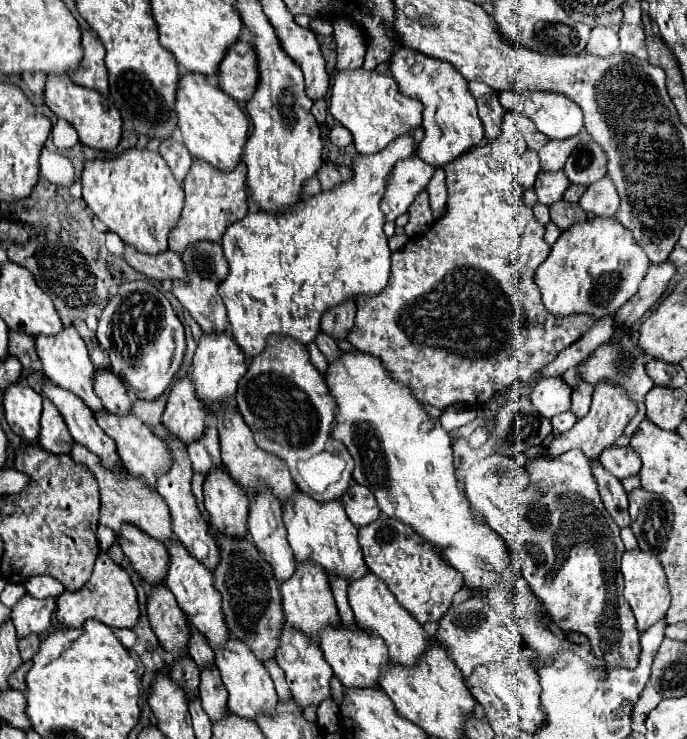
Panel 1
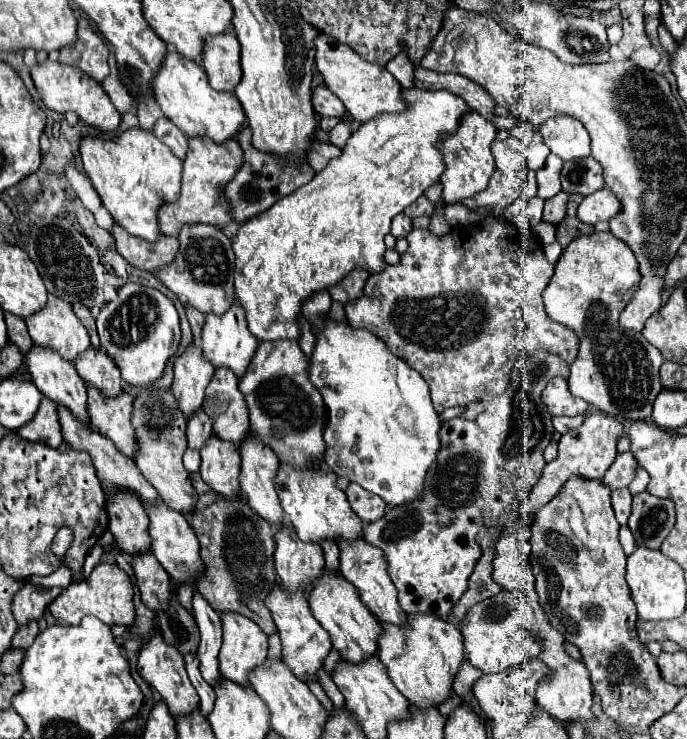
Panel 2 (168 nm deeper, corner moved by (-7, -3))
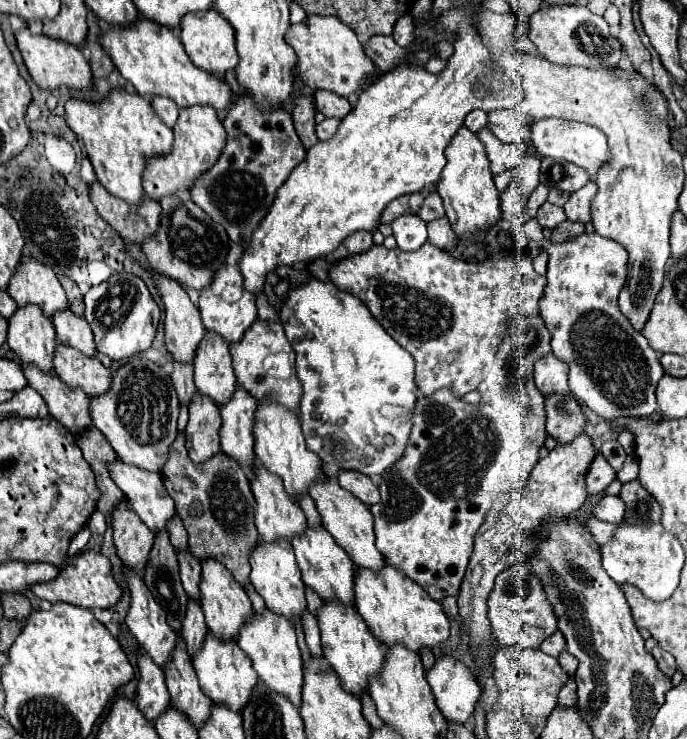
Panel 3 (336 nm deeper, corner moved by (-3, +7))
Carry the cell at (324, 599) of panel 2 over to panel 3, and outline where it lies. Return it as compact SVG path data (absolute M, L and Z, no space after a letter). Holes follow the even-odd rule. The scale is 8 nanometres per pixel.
M323 524L317 528L309 528L301 534L295 536L291 540L293 548L295 548L295 556L297 556L297 564L299 570L303 574L303 582L313 588L323 600L331 600L337 598L343 604L353 606L353 576L355 576L355 566L351 564L351 558L347 556L347 552L343 552L343 548L339 548L339 544L335 544L335 538L329 536L327 530L323 530Z

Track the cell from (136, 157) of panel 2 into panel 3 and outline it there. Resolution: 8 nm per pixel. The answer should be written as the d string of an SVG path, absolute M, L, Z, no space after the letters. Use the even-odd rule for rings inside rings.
M113 88L101 102L85 102L71 98L65 102L67 126L81 138L83 148L95 168L97 180L115 196L129 204L141 204L143 186L141 176L145 162L151 156L167 154L173 144L173 132L155 116L151 102L127 92L125 88Z

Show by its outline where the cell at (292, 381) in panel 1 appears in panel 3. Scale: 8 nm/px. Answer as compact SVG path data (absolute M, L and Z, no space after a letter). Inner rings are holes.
M255 320L243 334L243 338L235 344L229 344L233 370L237 384L241 384L253 398L267 398L271 396L275 402L299 412L299 398L301 398L301 384L295 372L295 356L289 340L285 338L283 326L271 320Z

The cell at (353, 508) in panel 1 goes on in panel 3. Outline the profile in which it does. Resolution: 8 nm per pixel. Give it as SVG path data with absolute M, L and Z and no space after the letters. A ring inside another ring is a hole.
M341 470L339 472L339 484L343 484L345 490L355 494L367 506L379 502L379 490L377 490L377 486L373 484L373 480L369 476L363 476L361 472Z

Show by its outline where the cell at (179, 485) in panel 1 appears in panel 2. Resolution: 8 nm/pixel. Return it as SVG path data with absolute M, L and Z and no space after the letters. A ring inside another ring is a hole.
M151 386L149 390L143 388L141 394L135 398L131 422L139 438L139 452L133 458L137 468L157 488L161 500L167 506L173 506L175 512L185 516L187 510L195 508L195 488L191 486L189 472L185 470L181 460L187 450L187 436L185 436L187 418L177 408L177 402L171 392Z

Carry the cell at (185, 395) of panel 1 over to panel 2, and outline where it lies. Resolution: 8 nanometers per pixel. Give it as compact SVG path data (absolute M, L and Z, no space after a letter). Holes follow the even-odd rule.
M191 344L187 352L175 358L175 380L171 390L185 418L191 418L195 410L203 408L205 388L209 386L213 374L213 366L203 358L197 344Z

